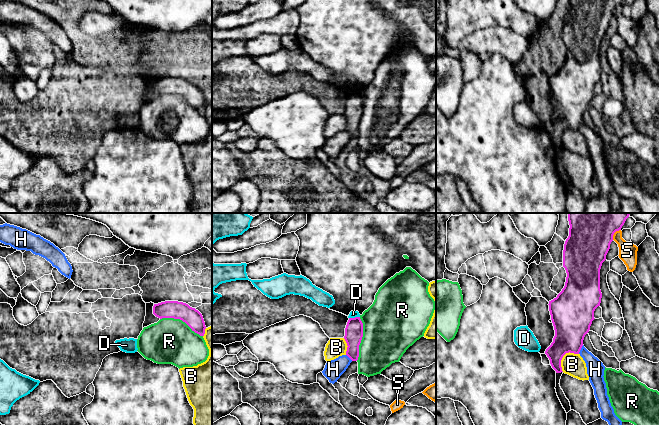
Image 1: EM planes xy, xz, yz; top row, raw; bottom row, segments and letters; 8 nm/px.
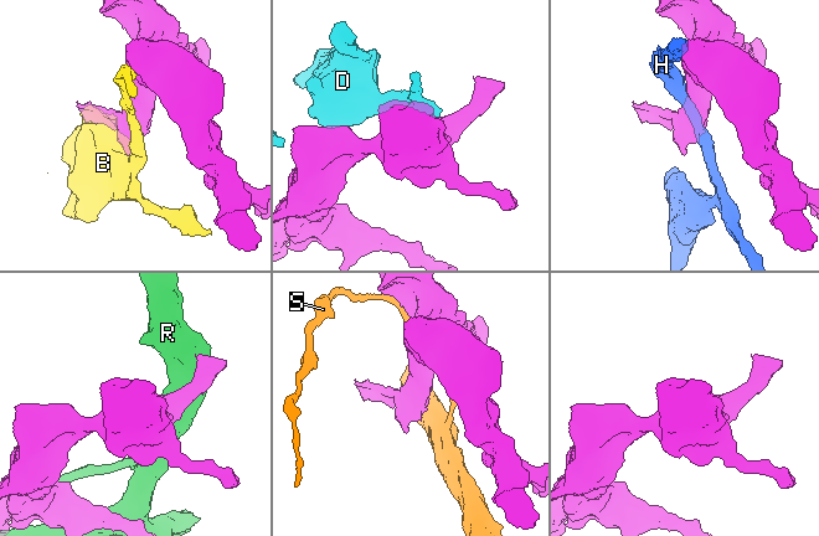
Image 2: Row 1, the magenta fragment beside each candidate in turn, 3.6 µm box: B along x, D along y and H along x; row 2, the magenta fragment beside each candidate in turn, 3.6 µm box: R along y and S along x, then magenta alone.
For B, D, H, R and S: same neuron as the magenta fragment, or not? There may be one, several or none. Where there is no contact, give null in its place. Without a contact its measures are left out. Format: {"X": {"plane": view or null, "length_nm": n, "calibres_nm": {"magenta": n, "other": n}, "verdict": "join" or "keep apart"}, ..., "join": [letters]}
{"B": {"plane": "yz", "length_nm": 200, "calibres_nm": {"magenta": 280, "other": 180}, "verdict": "keep apart"}, "D": {"plane": "xz", "length_nm": 90, "calibres_nm": {"magenta": 140, "other": 60}, "verdict": "keep apart"}, "H": {"plane": "yz", "length_nm": 80, "calibres_nm": {"magenta": 300, "other": 140}, "verdict": "keep apart"}, "R": {"plane": "xy", "length_nm": 380, "calibres_nm": {"magenta": 150, "other": 360}, "verdict": "keep apart"}, "S": {"plane": "yz", "length_nm": 110, "calibres_nm": {"magenta": 340, "other": 140}, "verdict": "keep apart"}, "join": []}

